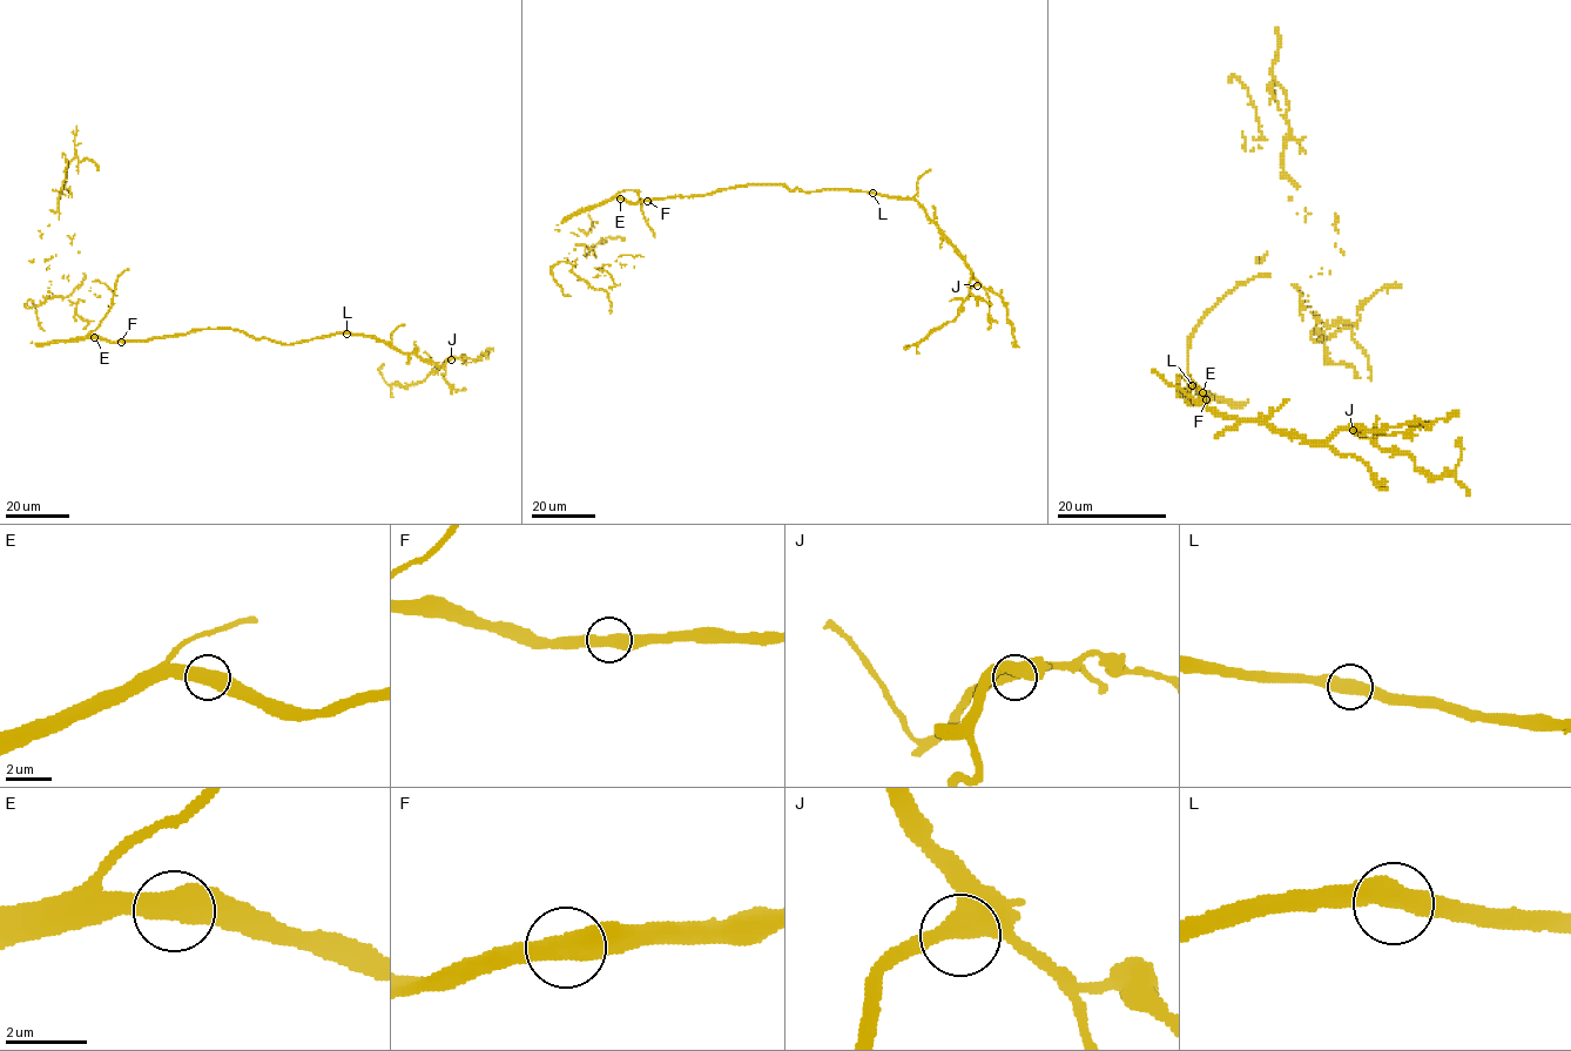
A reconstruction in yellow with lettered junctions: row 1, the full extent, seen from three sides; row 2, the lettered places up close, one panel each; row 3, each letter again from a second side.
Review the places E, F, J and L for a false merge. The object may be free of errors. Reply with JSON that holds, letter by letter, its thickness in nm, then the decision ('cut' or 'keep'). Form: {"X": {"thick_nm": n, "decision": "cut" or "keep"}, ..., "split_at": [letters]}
{"E": {"thick_nm": 550, "decision": "keep"}, "F": {"thick_nm": 550, "decision": "keep"}, "J": {"thick_nm": 500, "decision": "keep"}, "L": {"thick_nm": 550, "decision": "keep"}, "split_at": []}

